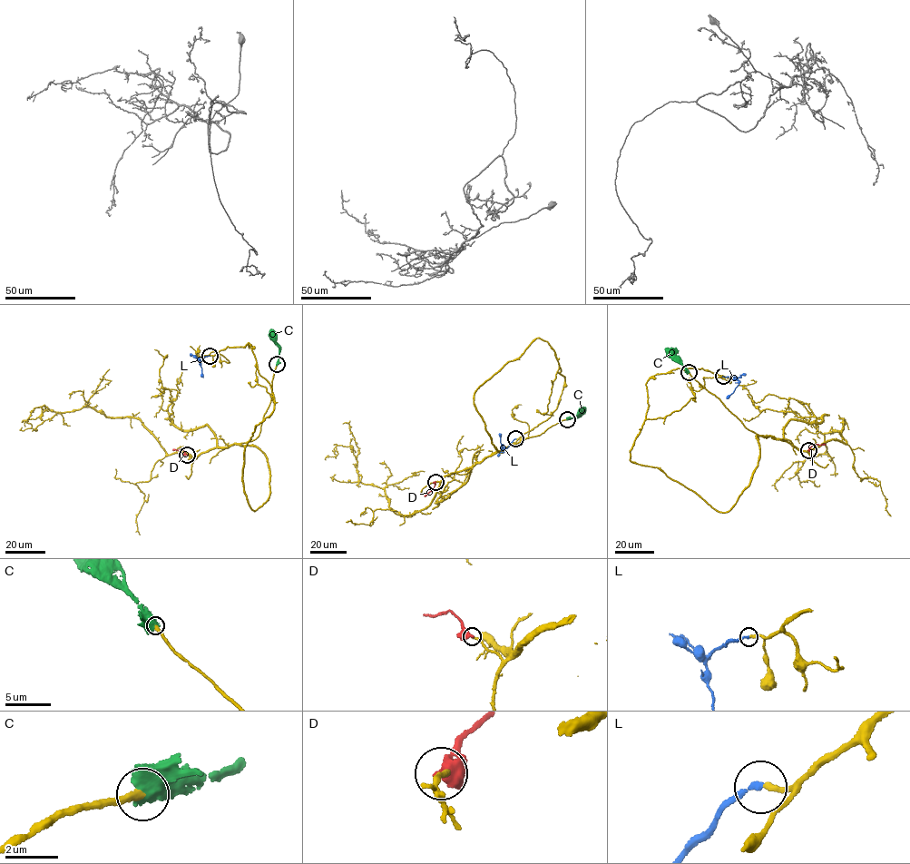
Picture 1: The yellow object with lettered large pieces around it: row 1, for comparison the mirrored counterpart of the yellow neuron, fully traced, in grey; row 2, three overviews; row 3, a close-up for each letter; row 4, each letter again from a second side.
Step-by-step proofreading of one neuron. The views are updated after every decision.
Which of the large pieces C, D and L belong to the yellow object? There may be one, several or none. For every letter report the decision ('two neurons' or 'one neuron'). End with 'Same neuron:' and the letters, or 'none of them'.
C: one neuron
D: two neurons
L: one neuron
Same neuron: C, L

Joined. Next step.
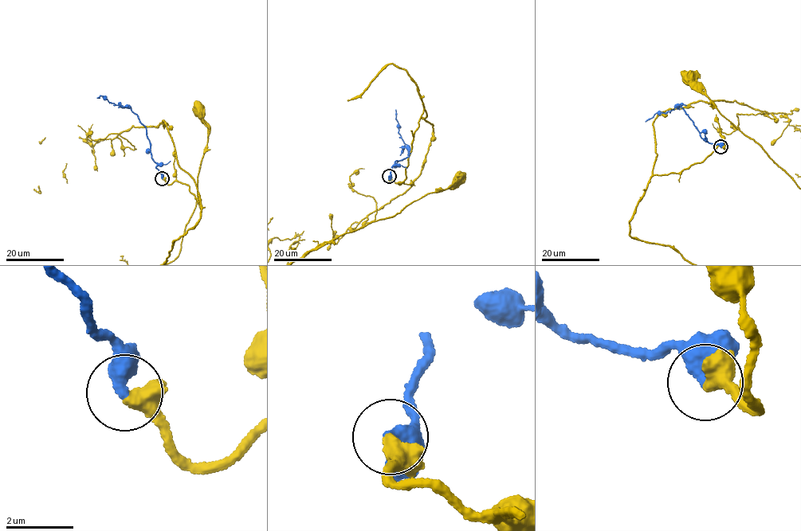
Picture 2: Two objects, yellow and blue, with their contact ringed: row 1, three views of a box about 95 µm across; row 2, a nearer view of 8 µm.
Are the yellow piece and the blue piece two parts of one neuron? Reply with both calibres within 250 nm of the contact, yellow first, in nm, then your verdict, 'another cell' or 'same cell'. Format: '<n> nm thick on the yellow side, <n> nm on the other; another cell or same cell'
400 nm thick on the yellow side, 500 nm on the other; same cell

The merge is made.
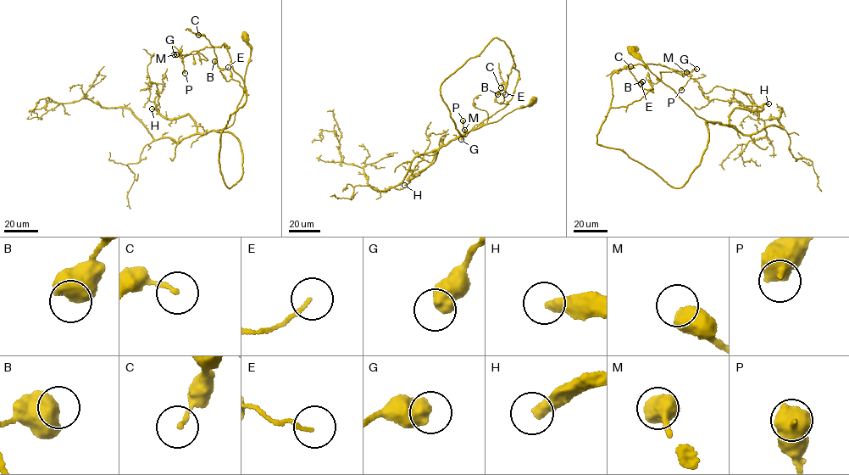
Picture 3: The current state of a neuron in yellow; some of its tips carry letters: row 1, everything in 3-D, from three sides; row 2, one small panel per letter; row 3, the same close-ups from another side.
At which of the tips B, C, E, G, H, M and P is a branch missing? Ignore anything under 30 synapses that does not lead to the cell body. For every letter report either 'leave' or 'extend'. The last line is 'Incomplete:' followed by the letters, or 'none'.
B: leave
C: leave
E: leave
G: leave
H: extend
M: leave
P: leave
Incomplete: H

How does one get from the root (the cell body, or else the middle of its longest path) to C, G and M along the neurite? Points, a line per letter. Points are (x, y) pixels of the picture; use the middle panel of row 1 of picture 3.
C: (533, 100), (452, 140), (464, 136), (441, 86), (496, 37), (513, 60), (498, 103), (501, 87)
G: (533, 100), (452, 139), (464, 136), (441, 86), (494, 38), (504, 41), (519, 71), (513, 93), (461, 139)
M: (533, 100), (452, 139), (464, 136), (441, 86), (494, 38), (510, 51), (517, 82), (503, 108), (464, 130)

